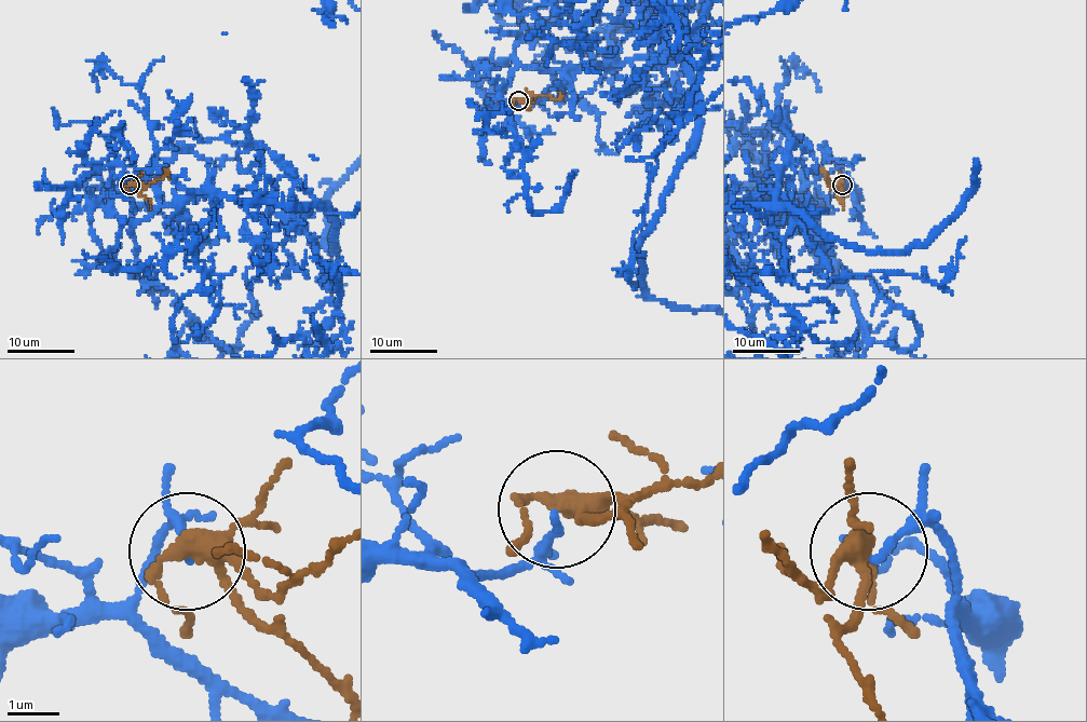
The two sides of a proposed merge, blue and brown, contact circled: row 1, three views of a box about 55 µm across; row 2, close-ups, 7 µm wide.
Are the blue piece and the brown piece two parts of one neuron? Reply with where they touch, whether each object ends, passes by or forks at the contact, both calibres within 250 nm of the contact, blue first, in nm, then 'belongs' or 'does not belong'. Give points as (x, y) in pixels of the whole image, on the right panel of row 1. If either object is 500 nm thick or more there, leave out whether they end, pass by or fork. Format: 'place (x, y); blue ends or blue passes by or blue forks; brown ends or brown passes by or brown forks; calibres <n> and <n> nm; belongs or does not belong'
place (842, 185); blue ends; brown forks; calibres 140 and 300 nm; does not belong

